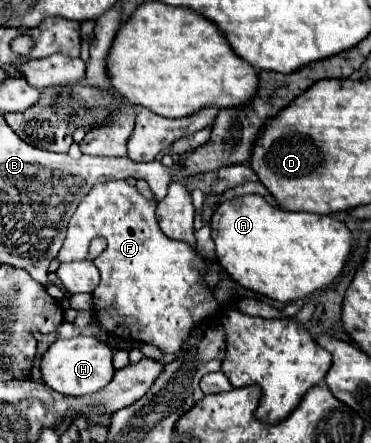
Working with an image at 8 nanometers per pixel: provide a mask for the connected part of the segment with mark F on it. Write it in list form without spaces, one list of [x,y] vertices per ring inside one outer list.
[[[108,181],[90,189],[76,207],[70,223],[64,245],[58,253],[58,261],[84,261],[88,255],[88,245],[94,237],[106,237],[108,247],[100,257],[94,259],[94,265],[100,271],[100,283],[92,293],[94,309],[92,315],[108,331],[108,335],[128,341],[140,341],[158,347],[164,353],[178,353],[182,343],[190,337],[192,327],[204,321],[214,321],[214,315],[224,311],[234,297],[260,297],[240,285],[236,285],[230,275],[216,263],[204,263],[204,259],[186,243],[178,243],[162,235],[156,217],[154,201],[138,193],[136,187],[126,181]]]

